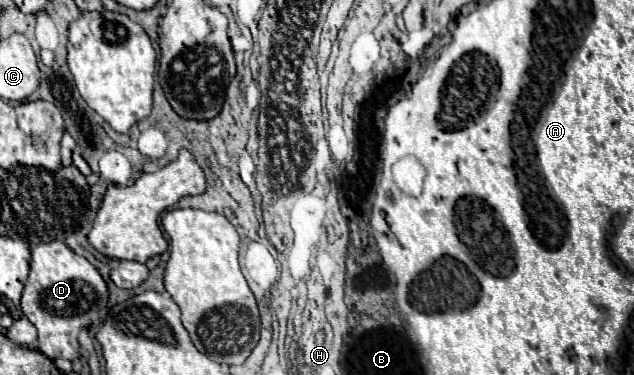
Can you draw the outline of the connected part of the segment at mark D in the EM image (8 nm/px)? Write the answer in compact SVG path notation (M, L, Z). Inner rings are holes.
M62 241L32 247L30 277L22 293L22 313L38 329L38 349L50 359L78 359L78 333L100 323L100 311L108 305L108 285L100 271L84 257L76 255Z

